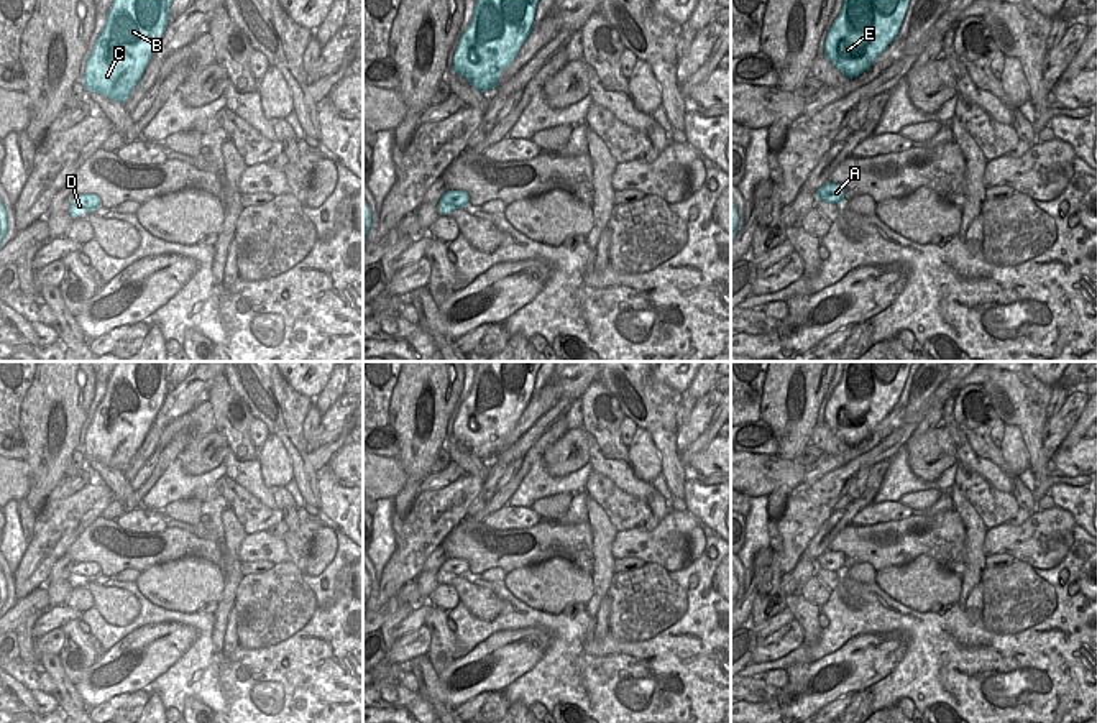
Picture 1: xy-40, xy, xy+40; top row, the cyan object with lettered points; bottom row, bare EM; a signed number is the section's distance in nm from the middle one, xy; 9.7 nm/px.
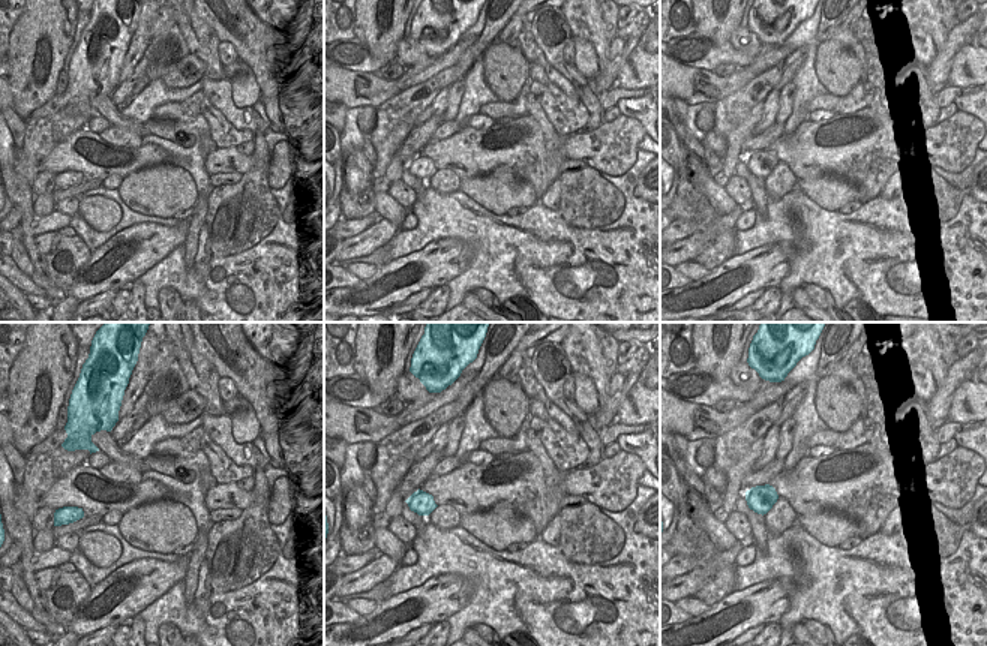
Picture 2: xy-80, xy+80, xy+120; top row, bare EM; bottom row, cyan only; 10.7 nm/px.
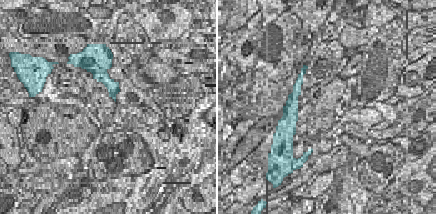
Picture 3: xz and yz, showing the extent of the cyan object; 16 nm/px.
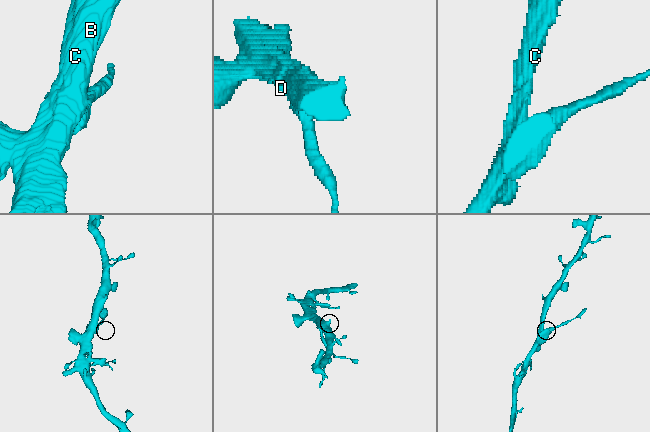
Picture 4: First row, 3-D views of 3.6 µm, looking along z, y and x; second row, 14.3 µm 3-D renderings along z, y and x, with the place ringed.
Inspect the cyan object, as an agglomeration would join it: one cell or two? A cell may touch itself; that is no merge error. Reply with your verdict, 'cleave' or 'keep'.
keep

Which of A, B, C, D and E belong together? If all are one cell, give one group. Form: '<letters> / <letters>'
A B C D E

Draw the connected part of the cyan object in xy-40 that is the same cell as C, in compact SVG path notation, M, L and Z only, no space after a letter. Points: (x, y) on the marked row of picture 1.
M113 0L87 58L84 87L125 104L168 26L172 0Z

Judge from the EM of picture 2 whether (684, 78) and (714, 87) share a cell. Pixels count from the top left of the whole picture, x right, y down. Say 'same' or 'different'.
same

